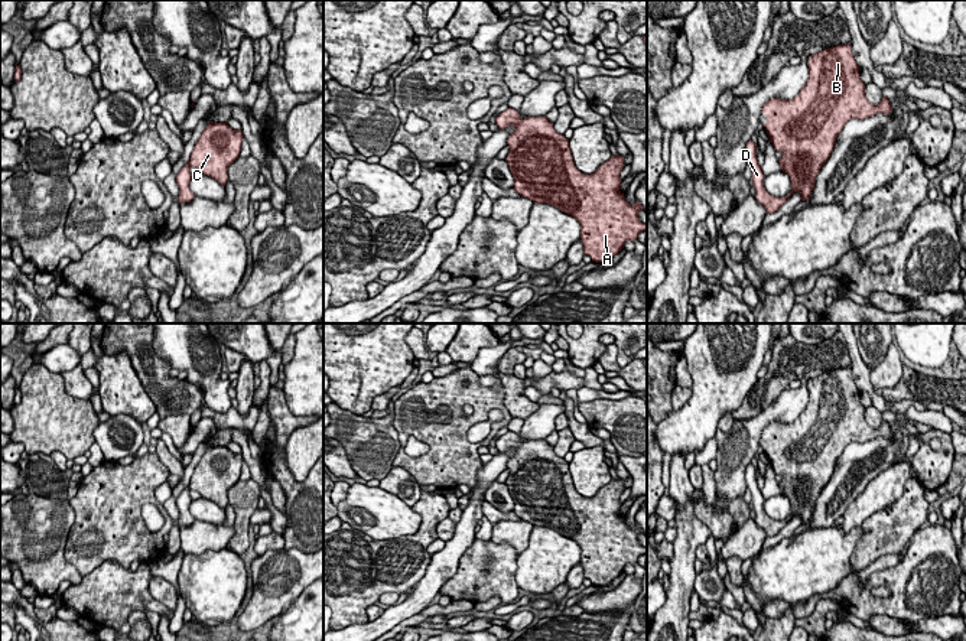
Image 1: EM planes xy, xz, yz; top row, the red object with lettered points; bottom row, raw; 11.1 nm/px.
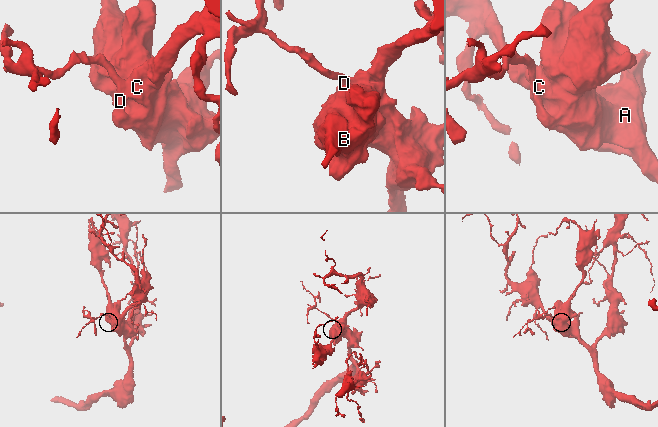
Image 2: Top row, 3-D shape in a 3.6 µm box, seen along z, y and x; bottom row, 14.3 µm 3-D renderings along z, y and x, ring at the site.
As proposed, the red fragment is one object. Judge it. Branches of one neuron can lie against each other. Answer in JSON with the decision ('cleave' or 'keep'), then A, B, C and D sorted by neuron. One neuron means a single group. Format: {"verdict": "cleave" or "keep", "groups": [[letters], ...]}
{"verdict": "keep", "groups": [["A", "B", "C", "D"]]}

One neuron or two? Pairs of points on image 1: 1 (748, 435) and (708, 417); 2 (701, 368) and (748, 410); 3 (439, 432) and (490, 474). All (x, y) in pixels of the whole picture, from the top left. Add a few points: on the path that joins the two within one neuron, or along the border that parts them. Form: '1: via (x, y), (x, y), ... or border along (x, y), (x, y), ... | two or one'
1: border along (716, 428), (714, 436) | two
2: border along (758, 378), (742, 403), (731, 412) | two
3: border along (482, 464), (477, 474), (477, 482), (470, 488) | two

